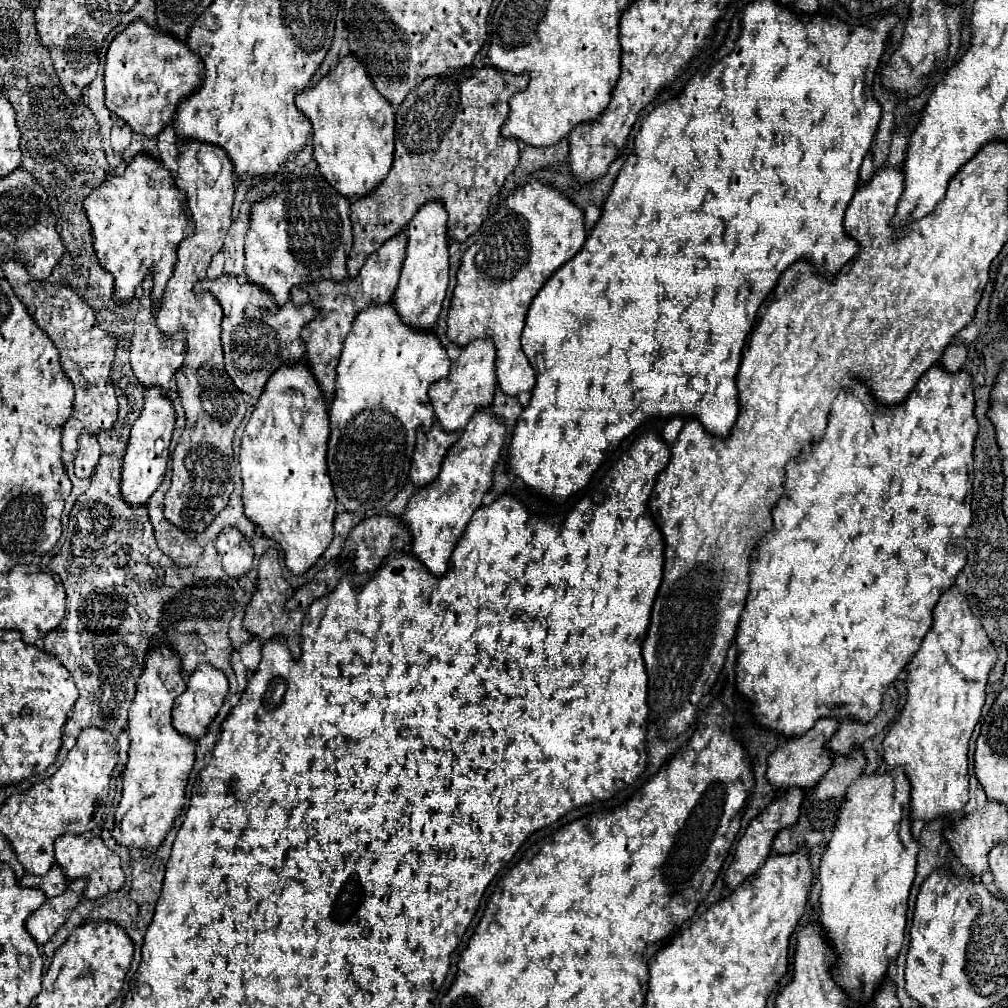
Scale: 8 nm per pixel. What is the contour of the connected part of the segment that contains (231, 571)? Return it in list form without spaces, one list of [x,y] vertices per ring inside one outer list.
[[[227,526],[219,534],[215,546],[221,556],[223,570],[231,578],[239,578],[249,572],[253,562],[253,550],[251,550],[251,544],[243,538],[243,534],[239,534],[239,530],[235,530],[233,526]]]

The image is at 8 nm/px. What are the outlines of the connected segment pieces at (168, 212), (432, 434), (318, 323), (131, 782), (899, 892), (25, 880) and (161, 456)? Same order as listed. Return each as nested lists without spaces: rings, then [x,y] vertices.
[[[139,154],[125,168],[125,174],[111,174],[83,202],[87,212],[93,248],[99,266],[113,274],[113,300],[125,304],[135,298],[137,286],[147,274],[153,274],[153,310],[171,278],[177,262],[177,244],[193,230],[193,222],[185,214],[185,194],[175,186],[171,172],[153,158]]]
[[[435,422],[427,434],[419,432],[417,442],[415,442],[415,452],[413,452],[413,462],[411,462],[411,482],[417,488],[423,488],[431,484],[441,468],[441,462],[447,454],[447,450],[459,440],[459,432],[443,432],[443,428]]]
[[[405,232],[397,234],[387,244],[383,244],[375,254],[371,254],[365,260],[357,278],[347,278],[345,282],[339,282],[339,284],[331,282],[331,280],[321,280],[315,284],[295,286],[291,290],[291,302],[295,306],[303,306],[303,304],[311,302],[319,310],[317,318],[311,320],[303,328],[301,340],[305,342],[305,350],[307,350],[305,362],[307,362],[309,370],[313,372],[315,380],[319,382],[319,388],[321,388],[327,404],[331,402],[331,396],[335,394],[335,368],[339,362],[339,354],[341,354],[345,336],[349,334],[355,316],[359,312],[363,312],[363,308],[367,308],[369,304],[385,304],[393,298],[395,286],[399,282],[403,258],[405,258]]]
[[[161,646],[153,652],[147,654],[145,658],[145,670],[141,678],[137,680],[137,694],[135,700],[129,708],[129,762],[123,772],[123,796],[121,802],[115,810],[115,828],[113,828],[113,838],[117,844],[125,848],[137,848],[145,852],[155,852],[167,832],[171,830],[175,818],[181,814],[185,806],[185,786],[189,780],[189,774],[193,770],[195,762],[195,740],[179,736],[179,732],[171,724],[171,708],[173,702],[179,694],[185,690],[185,674],[181,672],[181,660],[175,652],[171,652],[169,646]]]
[[[903,768],[885,772],[885,774],[861,774],[849,788],[847,800],[839,808],[839,818],[835,822],[833,838],[827,842],[827,848],[819,866],[821,882],[821,924],[827,932],[825,936],[833,942],[833,948],[839,954],[839,970],[833,972],[837,984],[845,988],[847,994],[859,1004],[869,1002],[867,998],[877,984],[885,980],[891,960],[897,958],[903,938],[905,938],[905,914],[909,888],[915,878],[915,860],[919,852],[919,842],[911,834],[911,786]]]
[[[53,864],[53,868],[45,874],[45,876],[33,876],[33,874],[25,874],[21,878],[21,886],[27,888],[39,888],[45,892],[47,898],[55,898],[59,894],[63,894],[63,890],[67,890],[67,882],[63,876],[63,870]]]
[[[157,388],[147,390],[143,412],[131,428],[131,438],[123,456],[123,472],[121,472],[119,490],[123,494],[123,500],[129,506],[145,506],[151,494],[163,482],[167,462],[169,462],[169,442],[171,442],[173,426],[175,426],[175,410],[171,406],[171,400]]]

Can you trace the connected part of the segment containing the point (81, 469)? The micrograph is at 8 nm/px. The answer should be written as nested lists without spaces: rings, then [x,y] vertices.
[[[81,434],[79,436],[79,450],[75,456],[75,476],[89,478],[99,462],[101,450],[95,434]]]

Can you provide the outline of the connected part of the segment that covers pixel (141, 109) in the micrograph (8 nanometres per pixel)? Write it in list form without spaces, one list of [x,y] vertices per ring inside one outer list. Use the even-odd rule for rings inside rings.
[[[137,20],[109,46],[105,64],[105,106],[125,120],[133,132],[153,138],[173,120],[177,106],[189,98],[201,82],[203,66],[187,44]]]

